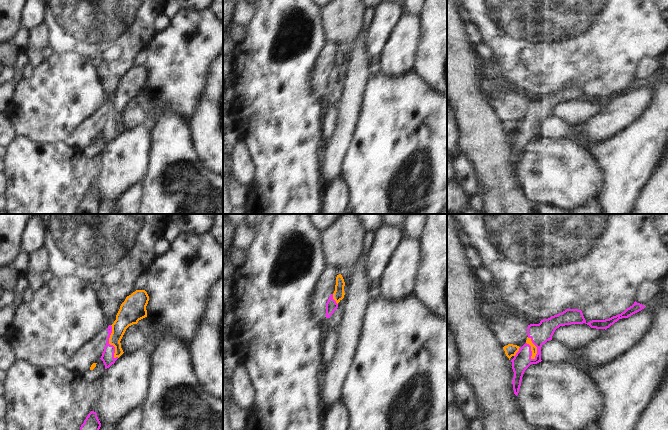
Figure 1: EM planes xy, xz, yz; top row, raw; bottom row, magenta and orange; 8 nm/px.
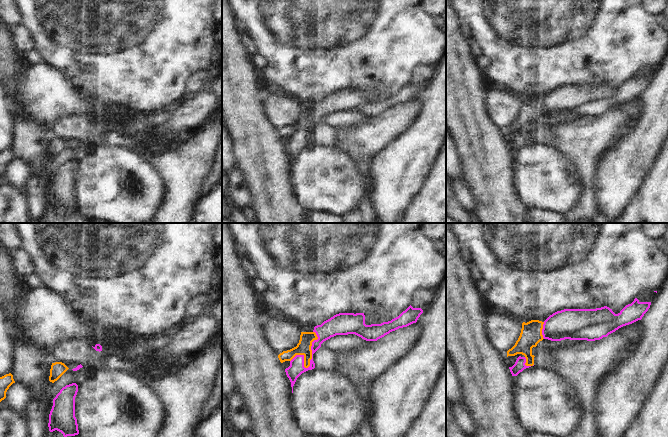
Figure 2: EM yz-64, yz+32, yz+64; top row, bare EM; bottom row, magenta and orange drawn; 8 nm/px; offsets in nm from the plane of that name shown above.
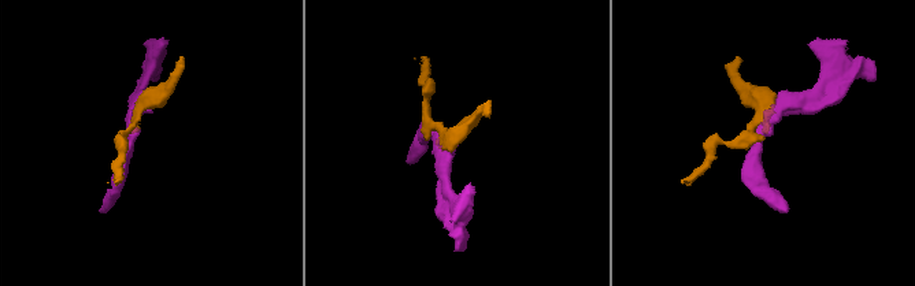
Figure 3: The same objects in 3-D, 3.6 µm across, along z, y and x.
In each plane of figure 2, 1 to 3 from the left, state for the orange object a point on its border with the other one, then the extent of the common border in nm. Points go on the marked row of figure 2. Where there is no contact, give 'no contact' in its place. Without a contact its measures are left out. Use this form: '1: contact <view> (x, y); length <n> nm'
1: no contact
2: contact yz+32 (310, 362); length 320 nm
3: contact yz+64 (542, 330); length 140 nm

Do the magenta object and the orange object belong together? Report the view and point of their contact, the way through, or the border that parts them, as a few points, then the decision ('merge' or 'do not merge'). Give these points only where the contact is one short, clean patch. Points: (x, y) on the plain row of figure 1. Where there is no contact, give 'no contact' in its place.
contact yz (537, 124); do not merge

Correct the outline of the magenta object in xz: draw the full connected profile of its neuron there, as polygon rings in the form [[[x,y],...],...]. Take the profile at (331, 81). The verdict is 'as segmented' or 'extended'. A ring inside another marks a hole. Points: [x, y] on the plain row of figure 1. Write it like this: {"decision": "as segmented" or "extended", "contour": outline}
{"decision": "as segmented", "contour": [[[333,70],[330,71],[327,79],[326,79],[326,94],[330,94],[330,92],[334,89],[334,87],[338,84],[338,80],[333,75]]]}

